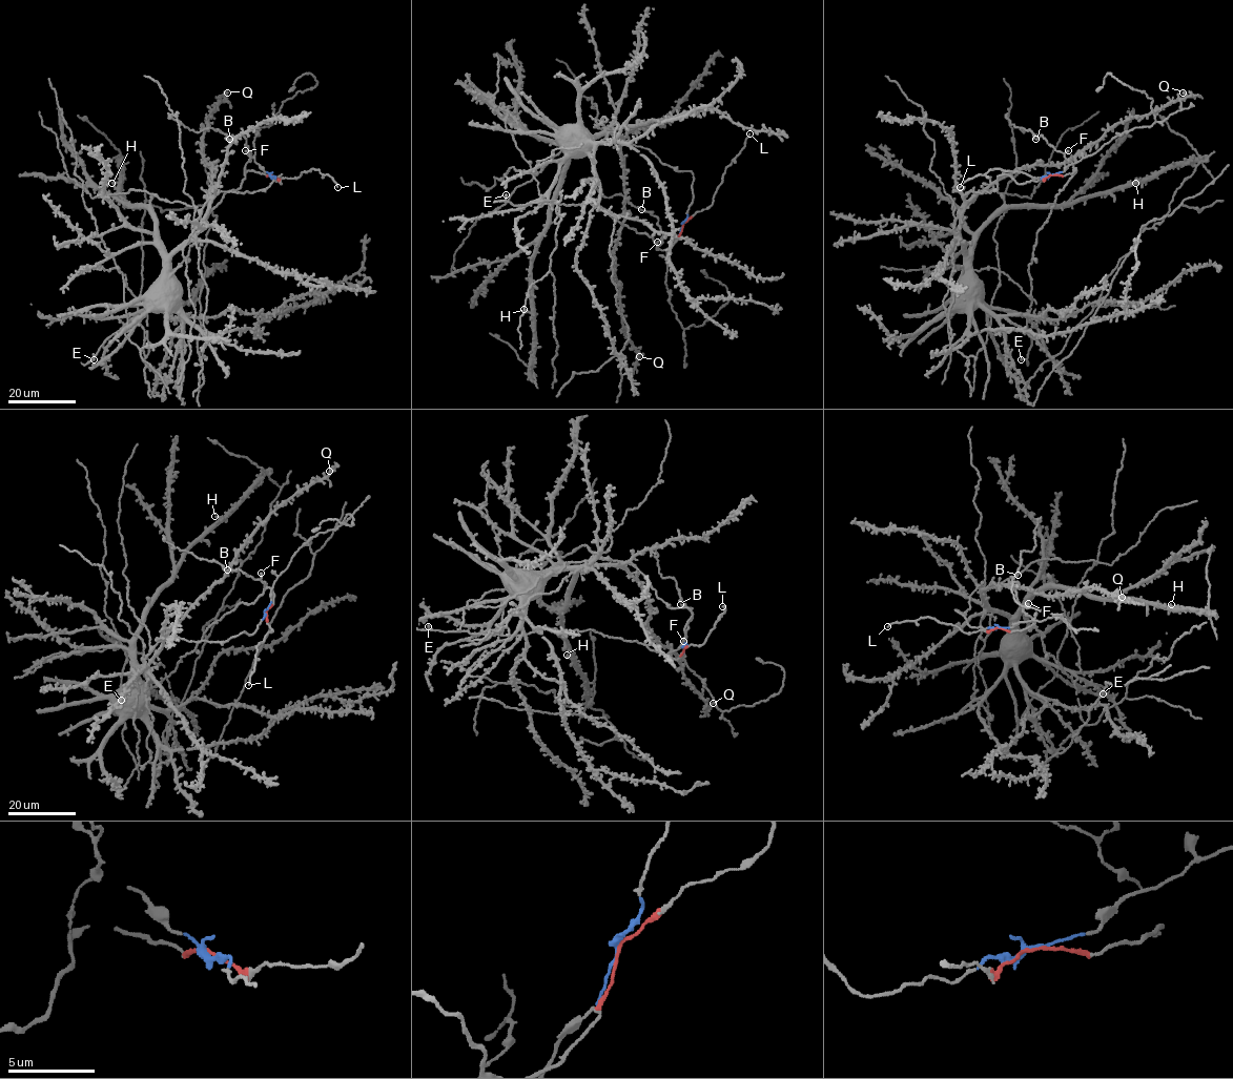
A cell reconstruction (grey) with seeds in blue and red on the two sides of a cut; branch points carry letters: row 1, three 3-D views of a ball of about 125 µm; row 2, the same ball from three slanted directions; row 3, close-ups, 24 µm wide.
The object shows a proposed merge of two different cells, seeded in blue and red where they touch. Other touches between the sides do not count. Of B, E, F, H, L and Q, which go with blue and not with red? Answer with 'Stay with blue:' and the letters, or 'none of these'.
Stay with blue: H, Q

